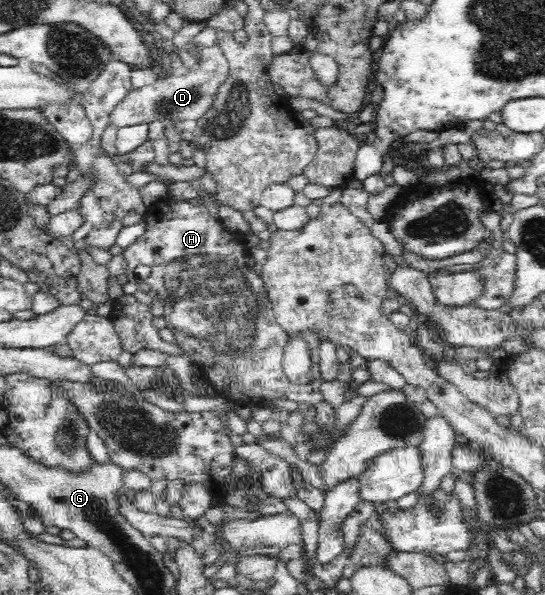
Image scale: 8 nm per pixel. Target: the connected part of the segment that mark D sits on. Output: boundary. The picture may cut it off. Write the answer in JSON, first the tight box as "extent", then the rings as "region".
{"extent":[107,42,228,129],"region":[[[217,42],[213,46],[198,45],[198,50],[200,50],[202,58],[190,72],[176,77],[167,73],[151,86],[133,88],[109,112],[107,124],[120,129],[134,126],[142,121],[149,124],[165,118],[172,121],[190,119],[197,121],[211,105],[211,98],[215,90],[225,81],[228,63]]]}

